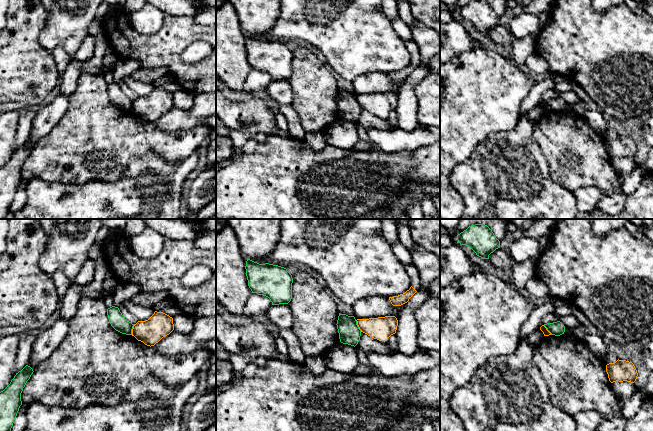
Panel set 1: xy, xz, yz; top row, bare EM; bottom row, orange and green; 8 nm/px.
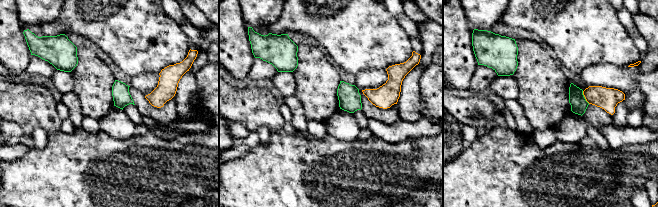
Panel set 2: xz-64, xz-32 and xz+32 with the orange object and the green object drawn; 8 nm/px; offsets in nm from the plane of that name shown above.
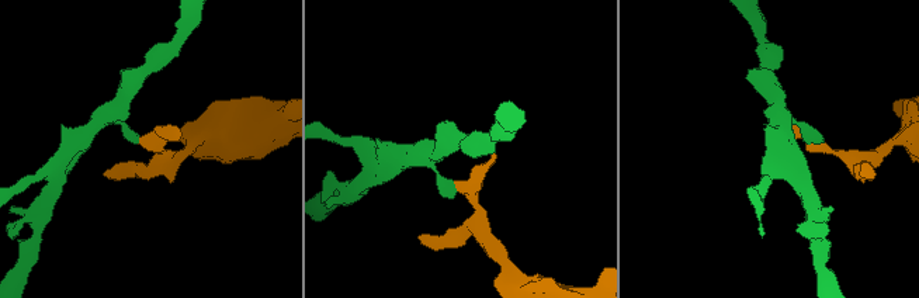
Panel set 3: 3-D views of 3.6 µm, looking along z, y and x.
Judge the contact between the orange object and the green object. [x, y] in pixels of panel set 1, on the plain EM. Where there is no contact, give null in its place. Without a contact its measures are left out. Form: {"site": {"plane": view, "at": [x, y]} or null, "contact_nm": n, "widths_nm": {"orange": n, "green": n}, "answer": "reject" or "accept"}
{"site": {"plane": "xz", "at": [358, 102]}, "contact_nm": 110, "widths_nm": {"orange": 190, "green": 180}, "answer": "reject"}

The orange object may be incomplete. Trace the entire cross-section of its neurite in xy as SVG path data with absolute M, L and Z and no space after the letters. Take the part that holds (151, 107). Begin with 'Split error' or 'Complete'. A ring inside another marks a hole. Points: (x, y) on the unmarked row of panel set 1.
Complete. M155 87L148 96L134 100L132 112L151 123L173 106L173 94L163 88Z

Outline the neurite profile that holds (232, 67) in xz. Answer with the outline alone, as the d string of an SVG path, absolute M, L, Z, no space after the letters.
M230 2L216 10L216 78L232 91L244 90L244 83L252 70L246 52L246 37L242 31L238 15Z

